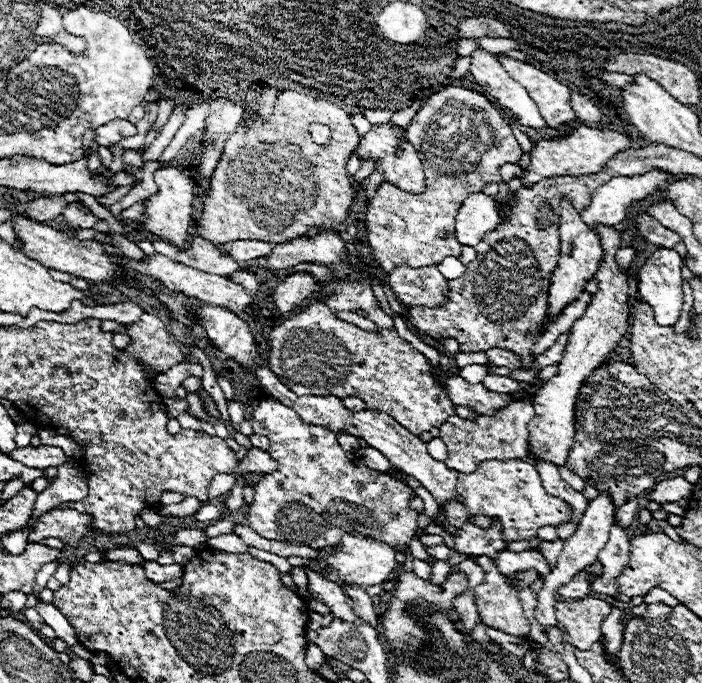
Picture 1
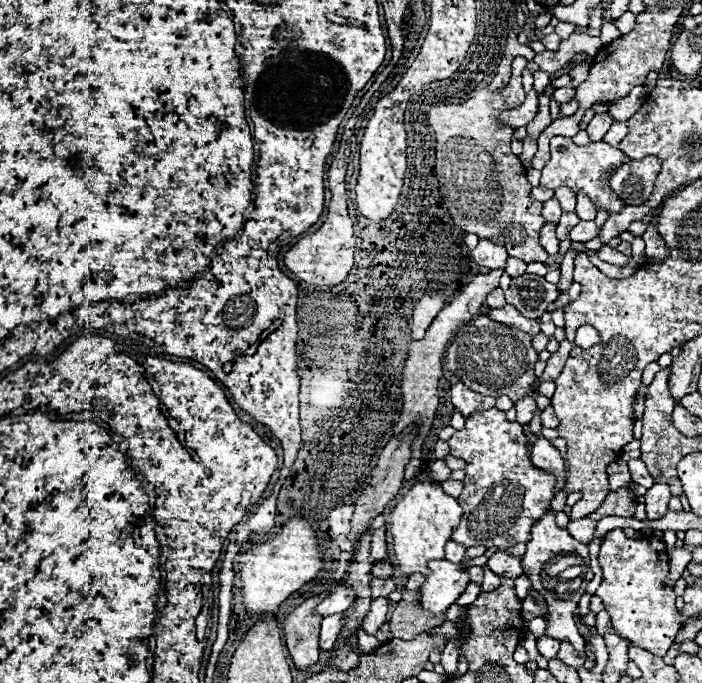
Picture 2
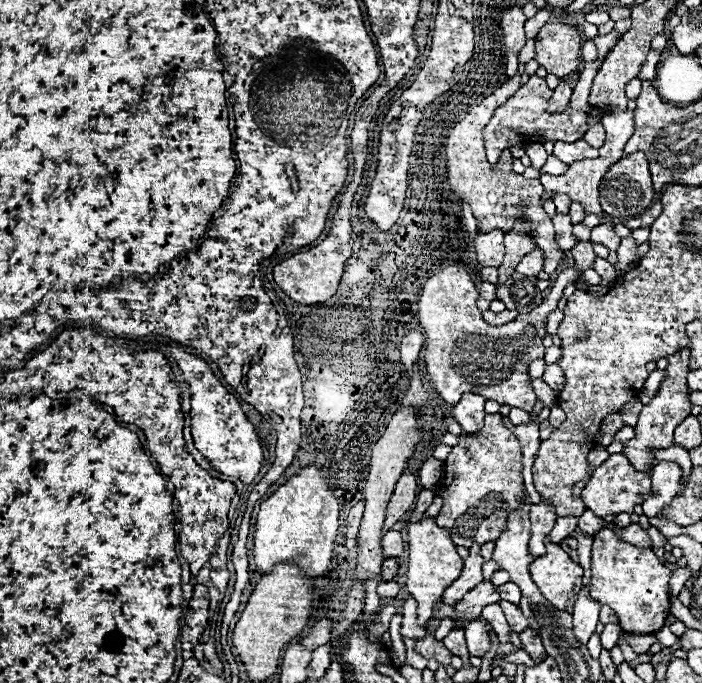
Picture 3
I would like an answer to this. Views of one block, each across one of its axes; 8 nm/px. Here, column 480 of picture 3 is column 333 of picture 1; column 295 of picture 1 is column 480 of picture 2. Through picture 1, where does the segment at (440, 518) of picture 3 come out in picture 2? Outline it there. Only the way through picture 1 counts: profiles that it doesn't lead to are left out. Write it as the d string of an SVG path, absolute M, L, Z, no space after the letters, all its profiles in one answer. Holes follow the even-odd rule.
M490 408L470 414L466 426L456 430L448 442L452 448L450 454L468 462L464 468L464 490L458 498L464 514L452 532L452 540L464 548L496 546L500 550L528 542L530 526L550 508L556 478L530 462L522 426L508 422L504 412Z

